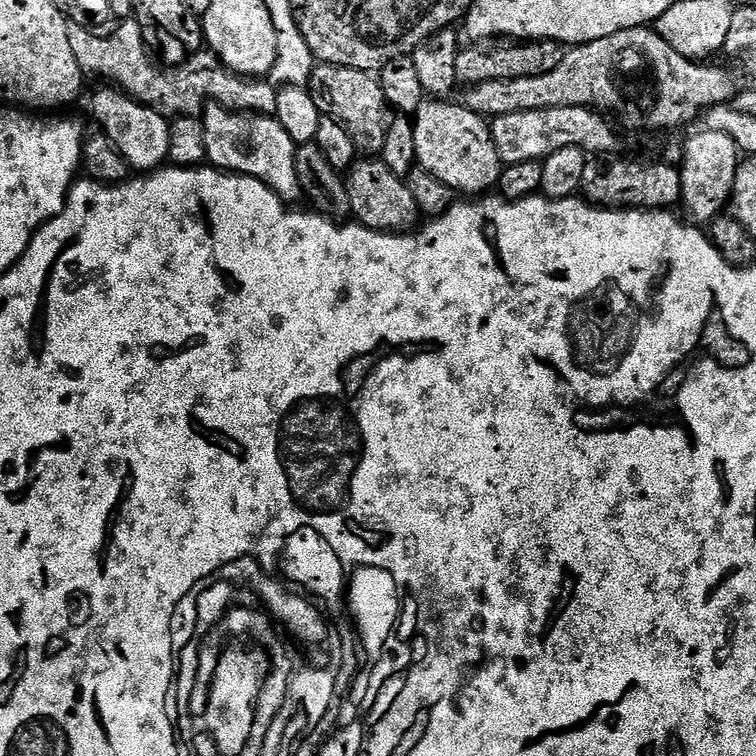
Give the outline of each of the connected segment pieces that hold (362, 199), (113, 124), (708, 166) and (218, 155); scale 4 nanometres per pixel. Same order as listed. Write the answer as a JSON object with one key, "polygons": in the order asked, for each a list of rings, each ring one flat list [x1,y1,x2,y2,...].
{"polygons":[[[357,159,346,173,346,183,355,223,362,224,375,232,401,234,417,227,416,219,421,219,422,216,418,210,418,202,414,202,414,194,410,194,405,177,395,176,390,166,384,164,383,159]],[[100,86,92,96,92,116,101,124,103,135,114,142,118,154,126,158,129,169,140,174,157,171,169,163,170,130,169,117,139,104,131,96,112,86]],[[699,131,682,144,682,163,679,165,682,182,680,204,682,209,684,208,683,215,689,221,704,226,704,223,707,225,715,221,723,213,720,212,723,208,729,207,734,178,740,168,742,153,734,138,730,138,730,134]],[[215,102,204,105,199,119,206,134,207,163,211,167,261,180,285,202,301,199,296,173,298,145,292,141,290,134,286,134,279,120,268,114,234,114,233,109]]]}

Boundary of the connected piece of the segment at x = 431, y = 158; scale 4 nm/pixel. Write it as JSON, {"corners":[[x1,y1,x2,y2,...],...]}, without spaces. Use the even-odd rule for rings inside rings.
{"corners":[[425,98,414,115,414,148,417,165,434,174,438,182,446,182,446,186,450,186,453,193,467,194,472,198,491,193,499,185,500,173,506,166,500,161,498,146,494,146,489,121,474,110,464,107,463,103,448,103,452,102,445,102,440,98]]}

